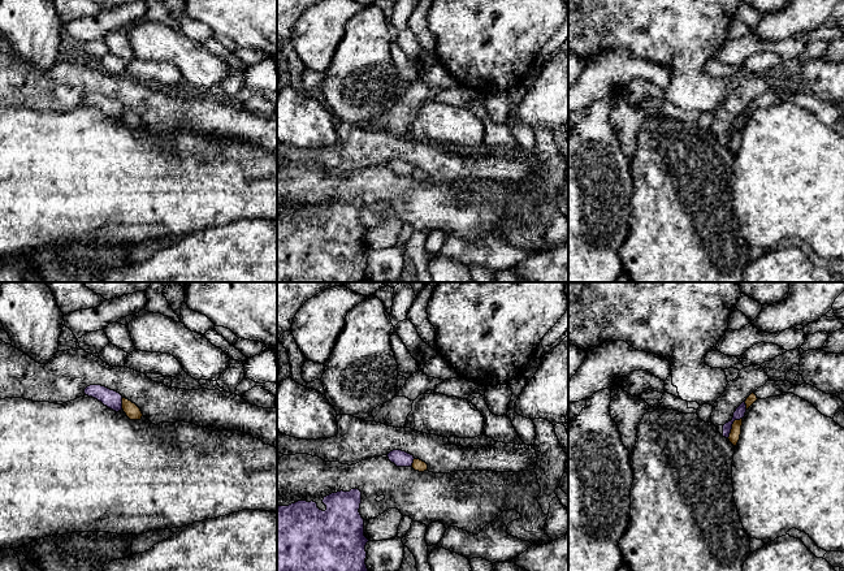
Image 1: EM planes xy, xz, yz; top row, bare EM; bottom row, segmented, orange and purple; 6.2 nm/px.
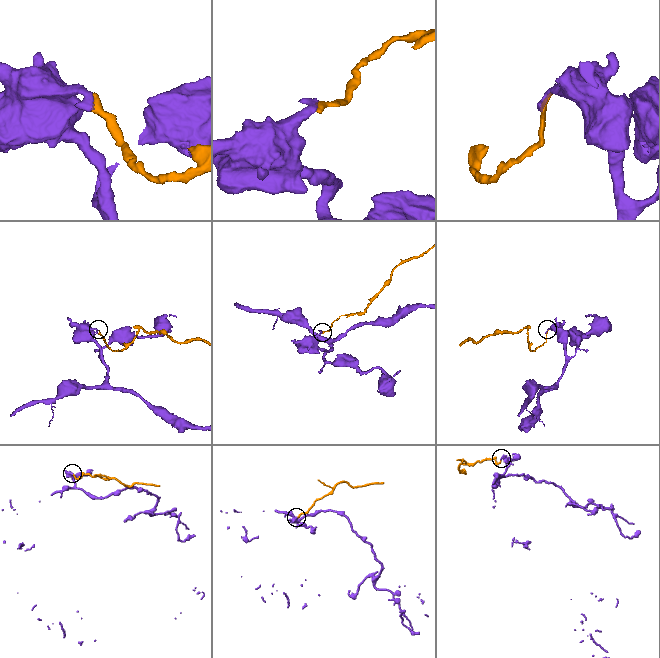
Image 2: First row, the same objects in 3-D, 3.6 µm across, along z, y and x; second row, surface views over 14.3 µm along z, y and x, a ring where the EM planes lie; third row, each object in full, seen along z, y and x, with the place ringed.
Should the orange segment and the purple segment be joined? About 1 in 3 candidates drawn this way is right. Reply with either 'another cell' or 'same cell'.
another cell

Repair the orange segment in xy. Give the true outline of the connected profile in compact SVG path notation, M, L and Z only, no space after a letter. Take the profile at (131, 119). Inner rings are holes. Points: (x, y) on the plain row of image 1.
M122 107L122 118L130 129L140 129L143 122L131 109Z

